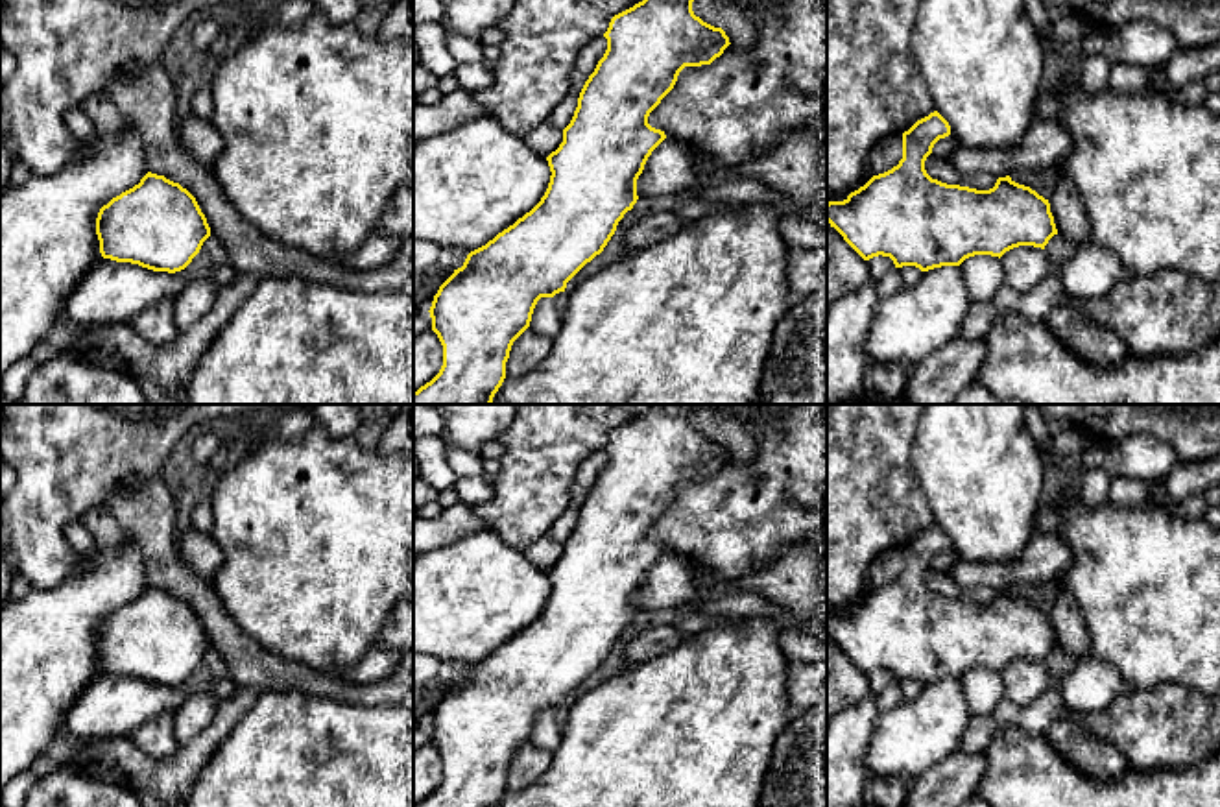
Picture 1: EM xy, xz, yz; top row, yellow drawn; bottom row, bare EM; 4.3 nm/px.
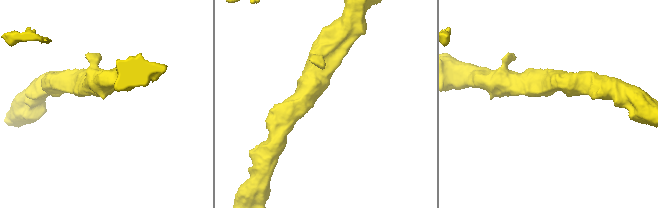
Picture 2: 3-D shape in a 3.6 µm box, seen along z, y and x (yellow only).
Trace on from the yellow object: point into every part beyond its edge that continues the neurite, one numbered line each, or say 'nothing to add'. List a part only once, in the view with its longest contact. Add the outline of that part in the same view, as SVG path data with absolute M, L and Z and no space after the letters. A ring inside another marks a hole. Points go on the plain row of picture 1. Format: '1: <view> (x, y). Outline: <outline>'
nothing to add

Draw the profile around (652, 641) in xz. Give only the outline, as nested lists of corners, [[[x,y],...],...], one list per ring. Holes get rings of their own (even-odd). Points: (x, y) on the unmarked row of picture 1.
[[[661,624],[640,632],[620,652],[624,665],[637,665],[652,659],[661,652],[674,648],[677,643],[688,639],[690,633],[681,632],[674,624]]]

